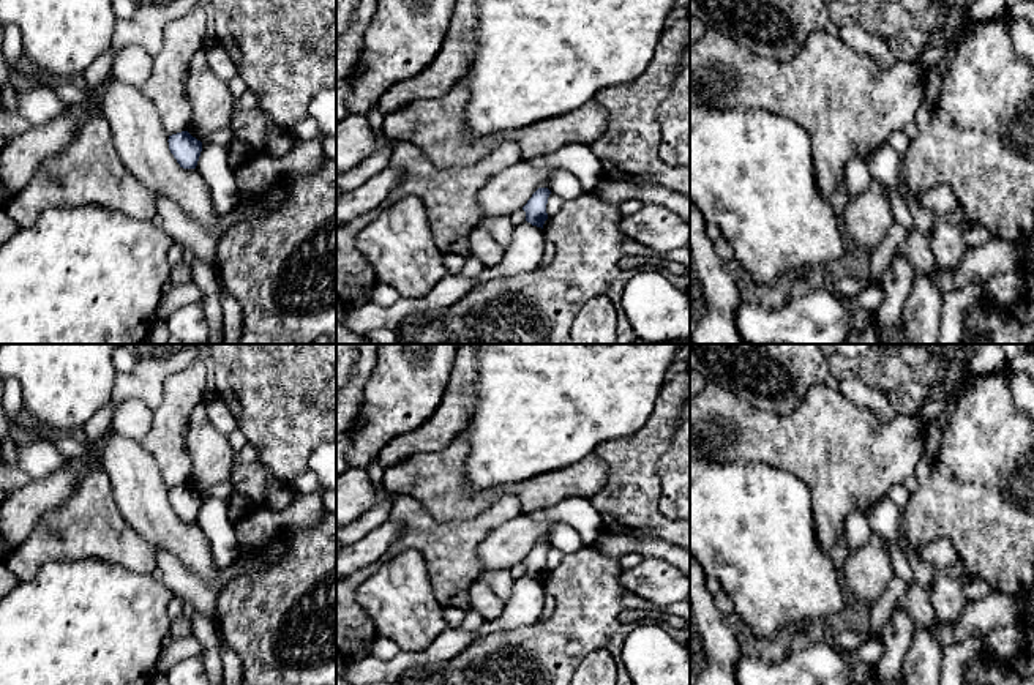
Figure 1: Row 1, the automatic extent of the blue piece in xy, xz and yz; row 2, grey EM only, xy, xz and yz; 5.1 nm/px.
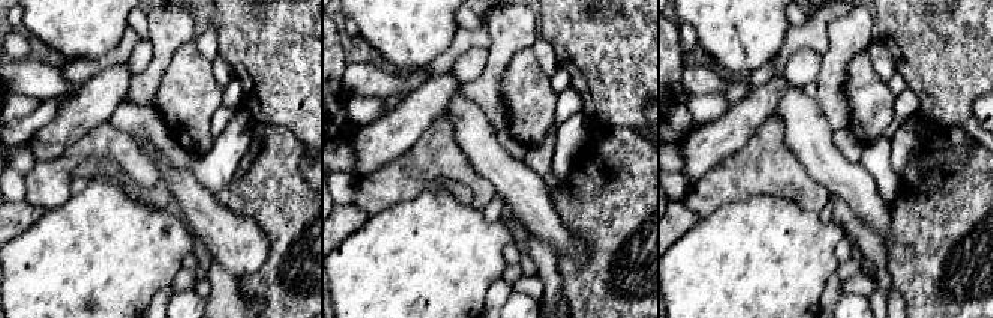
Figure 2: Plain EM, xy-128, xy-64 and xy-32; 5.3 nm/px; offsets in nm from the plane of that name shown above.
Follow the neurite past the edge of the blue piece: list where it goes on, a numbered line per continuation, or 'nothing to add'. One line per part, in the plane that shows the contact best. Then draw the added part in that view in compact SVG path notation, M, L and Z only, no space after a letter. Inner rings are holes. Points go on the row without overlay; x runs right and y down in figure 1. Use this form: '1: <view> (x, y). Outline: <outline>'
nothing to add

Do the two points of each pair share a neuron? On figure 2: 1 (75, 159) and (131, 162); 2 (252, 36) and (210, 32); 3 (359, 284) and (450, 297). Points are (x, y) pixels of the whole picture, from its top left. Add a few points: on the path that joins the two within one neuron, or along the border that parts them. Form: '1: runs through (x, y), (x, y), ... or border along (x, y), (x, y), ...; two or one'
1: runs through (89, 150), (117, 150); one
2: border along (210, 20), (216, 26), (219, 53); two
3: runs through (381, 284), (420, 285), (428, 290); one

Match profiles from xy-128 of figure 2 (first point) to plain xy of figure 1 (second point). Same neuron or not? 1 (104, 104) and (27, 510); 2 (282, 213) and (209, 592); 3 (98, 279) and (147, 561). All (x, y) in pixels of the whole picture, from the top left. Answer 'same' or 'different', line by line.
1: same
2: different
3: different

